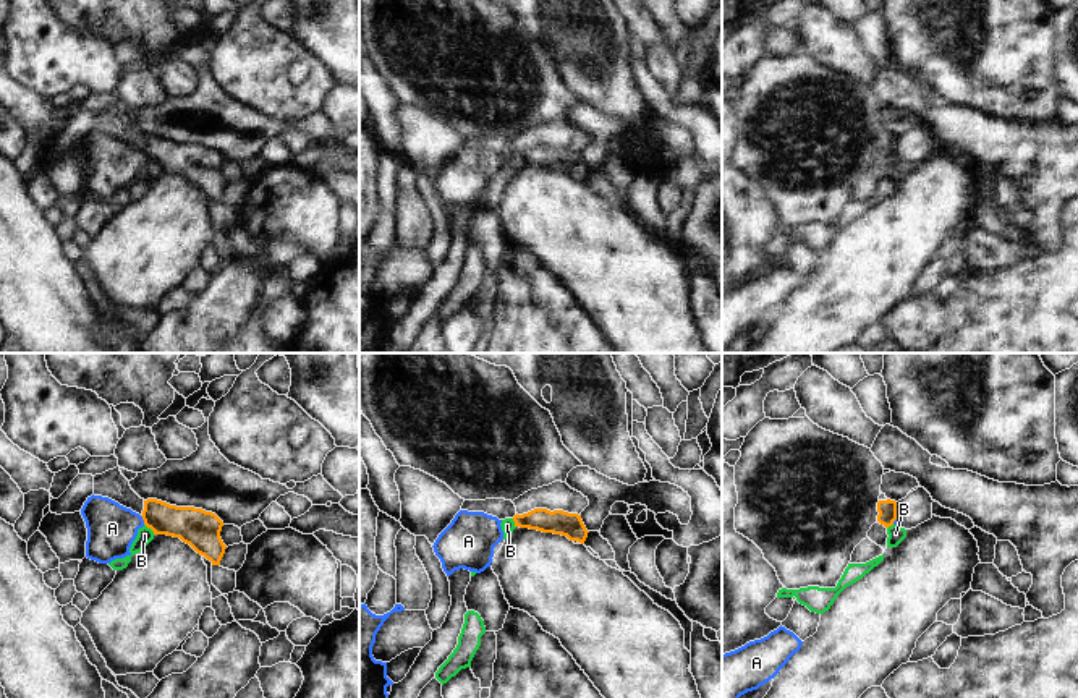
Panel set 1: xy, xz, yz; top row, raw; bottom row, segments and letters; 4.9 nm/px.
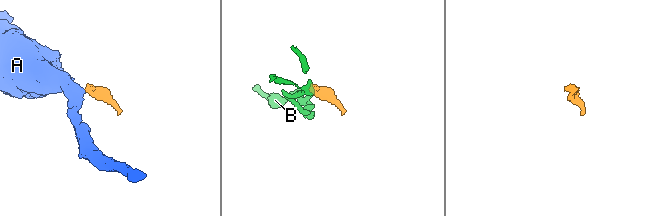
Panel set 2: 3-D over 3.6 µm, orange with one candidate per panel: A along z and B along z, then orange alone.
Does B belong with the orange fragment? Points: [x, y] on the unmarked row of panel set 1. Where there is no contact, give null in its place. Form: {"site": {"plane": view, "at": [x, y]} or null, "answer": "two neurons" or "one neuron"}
{"site": {"plane": "xy", "at": [149, 164]}, "answer": "two neurons"}

